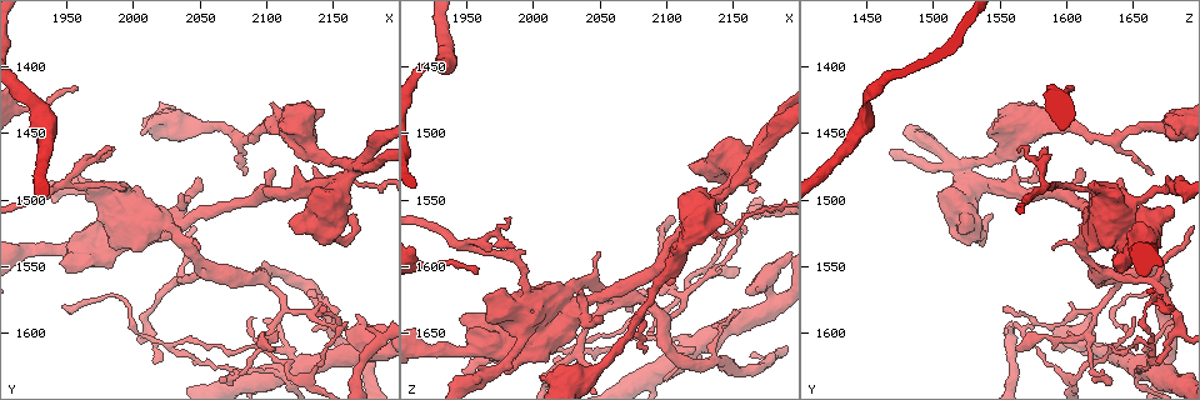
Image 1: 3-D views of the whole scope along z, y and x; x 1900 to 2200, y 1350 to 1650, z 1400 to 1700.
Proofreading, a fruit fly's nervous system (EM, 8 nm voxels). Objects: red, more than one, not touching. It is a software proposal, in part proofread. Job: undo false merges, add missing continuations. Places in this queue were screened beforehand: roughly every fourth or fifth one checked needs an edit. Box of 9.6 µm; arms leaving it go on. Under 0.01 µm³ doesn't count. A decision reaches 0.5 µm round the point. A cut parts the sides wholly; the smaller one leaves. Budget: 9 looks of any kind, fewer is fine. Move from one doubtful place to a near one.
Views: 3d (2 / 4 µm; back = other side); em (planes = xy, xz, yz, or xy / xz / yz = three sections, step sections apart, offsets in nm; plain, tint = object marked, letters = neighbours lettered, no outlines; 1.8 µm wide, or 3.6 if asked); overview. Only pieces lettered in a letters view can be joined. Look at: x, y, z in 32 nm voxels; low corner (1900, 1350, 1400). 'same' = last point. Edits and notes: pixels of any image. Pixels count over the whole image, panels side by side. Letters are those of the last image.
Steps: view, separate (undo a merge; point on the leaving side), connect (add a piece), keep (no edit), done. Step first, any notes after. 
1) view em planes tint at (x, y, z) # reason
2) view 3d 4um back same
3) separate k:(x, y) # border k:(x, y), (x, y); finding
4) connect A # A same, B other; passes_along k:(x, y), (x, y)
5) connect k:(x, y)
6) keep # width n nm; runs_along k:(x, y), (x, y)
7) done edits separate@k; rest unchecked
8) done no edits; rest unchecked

view em xz step 4 letters at (2092, 1448, 1610) # sudden change in width

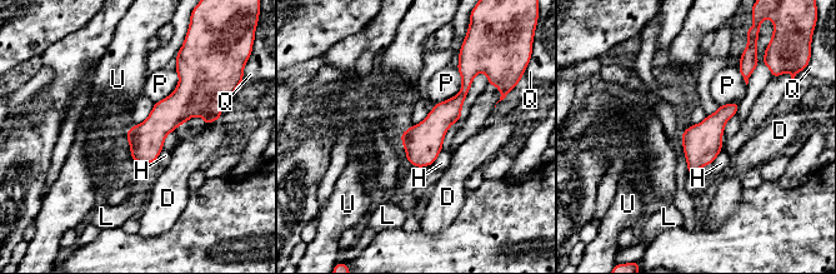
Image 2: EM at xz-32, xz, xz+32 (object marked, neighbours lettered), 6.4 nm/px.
keep # width 220 nm; D other, H other, L other, P other, Q other, U other; continuous, no second cell

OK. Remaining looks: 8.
view em yz step 8 tint at (1956, 1416, 1606) # thin end

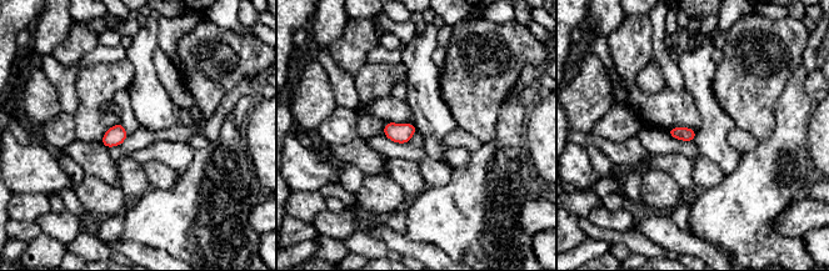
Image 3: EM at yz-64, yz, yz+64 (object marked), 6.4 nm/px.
view em planes tint same # another direction

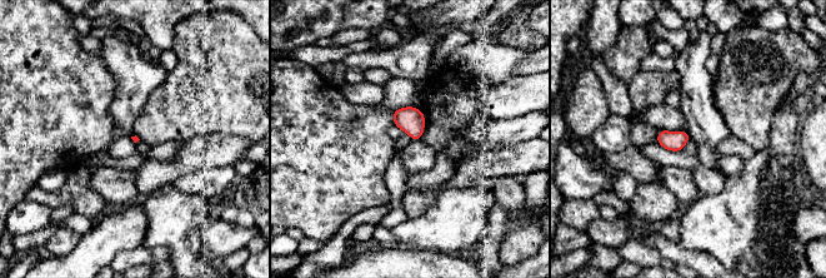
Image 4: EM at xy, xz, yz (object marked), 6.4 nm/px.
view em planes letters same

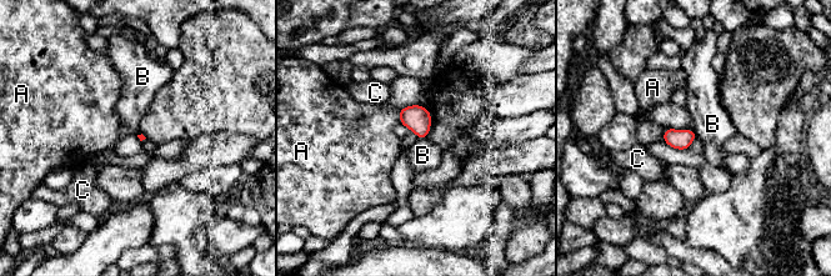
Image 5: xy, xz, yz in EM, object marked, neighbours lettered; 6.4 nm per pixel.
keep # A other, B other, C other; border 5:(419, 138), (425, 139); none of them fits

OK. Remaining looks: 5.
view em 3.6um planes letters at (2022, 1518, 1632) # closes a loop

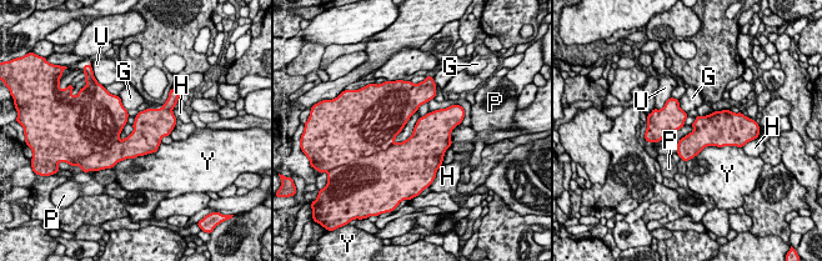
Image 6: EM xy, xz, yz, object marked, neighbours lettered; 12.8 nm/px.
separate 6:(99, 131) # width 320 nm; G other, H other, P other, U other, Y other; border 6:(119, 140), (109, 147), (95, 152); a second cell is stuck on

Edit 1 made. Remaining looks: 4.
view overview

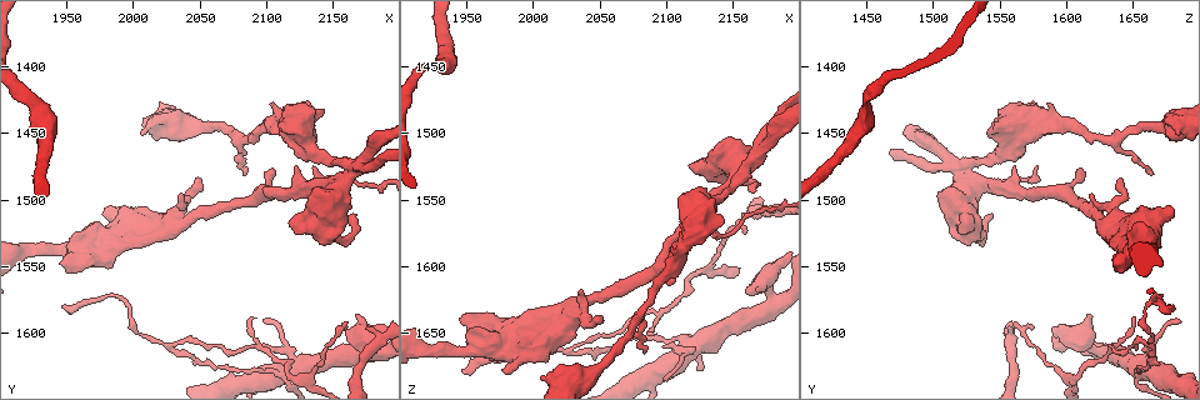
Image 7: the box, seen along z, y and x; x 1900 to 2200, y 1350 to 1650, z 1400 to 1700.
view 3d 4um at (2114, 1630, 1660) # four arms meet

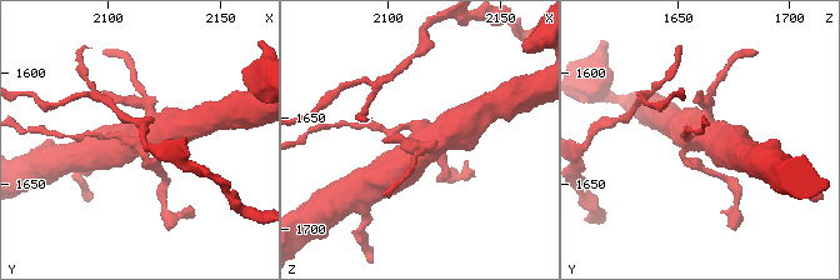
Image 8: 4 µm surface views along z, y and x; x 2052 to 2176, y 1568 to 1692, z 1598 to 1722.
view em 3.6um yz step 4 tint at (2114, 1627, 1663) # now the EM

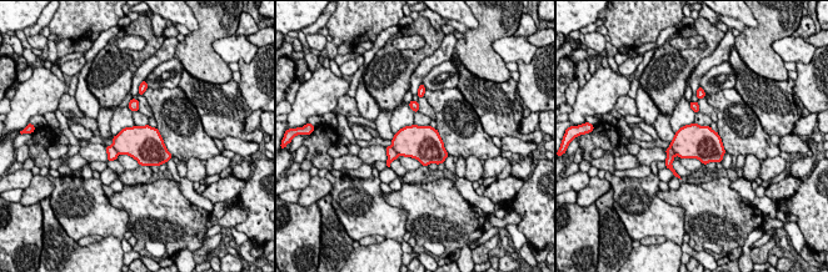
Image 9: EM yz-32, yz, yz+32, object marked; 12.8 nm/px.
view em 3.6um planes letters same # cut it another way

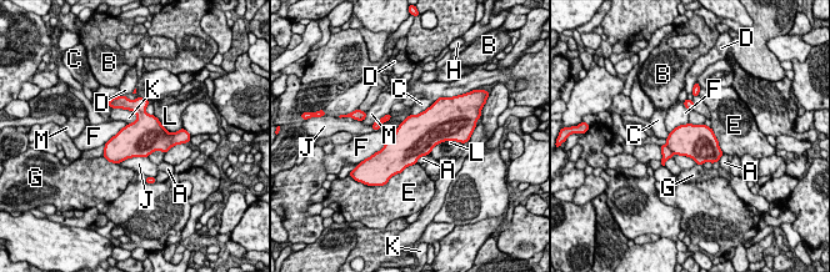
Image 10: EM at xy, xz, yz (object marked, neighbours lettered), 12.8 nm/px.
separate 10:(666, 154) # A other, B other, C other, D other, E other, F other, G other, H other, J other, K other, L other, M other; a second cell is stuck on

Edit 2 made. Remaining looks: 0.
done edits separate@6, separate@10; rest unchecked

